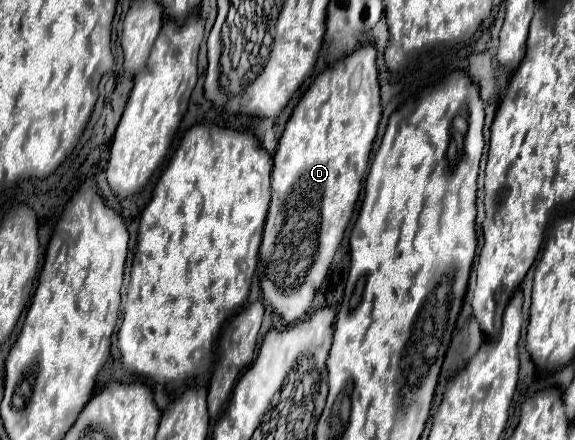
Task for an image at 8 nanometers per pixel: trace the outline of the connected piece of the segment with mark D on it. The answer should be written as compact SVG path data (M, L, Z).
M363 44L355 54L343 58L343 62L331 64L321 72L309 90L303 94L299 104L289 118L285 132L279 140L277 152L273 156L273 198L267 214L267 224L261 242L261 292L263 300L285 320L301 320L321 288L323 280L329 274L333 256L343 240L345 228L353 216L365 172L369 168L369 156L373 140L377 136L381 120L381 102L379 102L379 80L375 64L373 44Z

